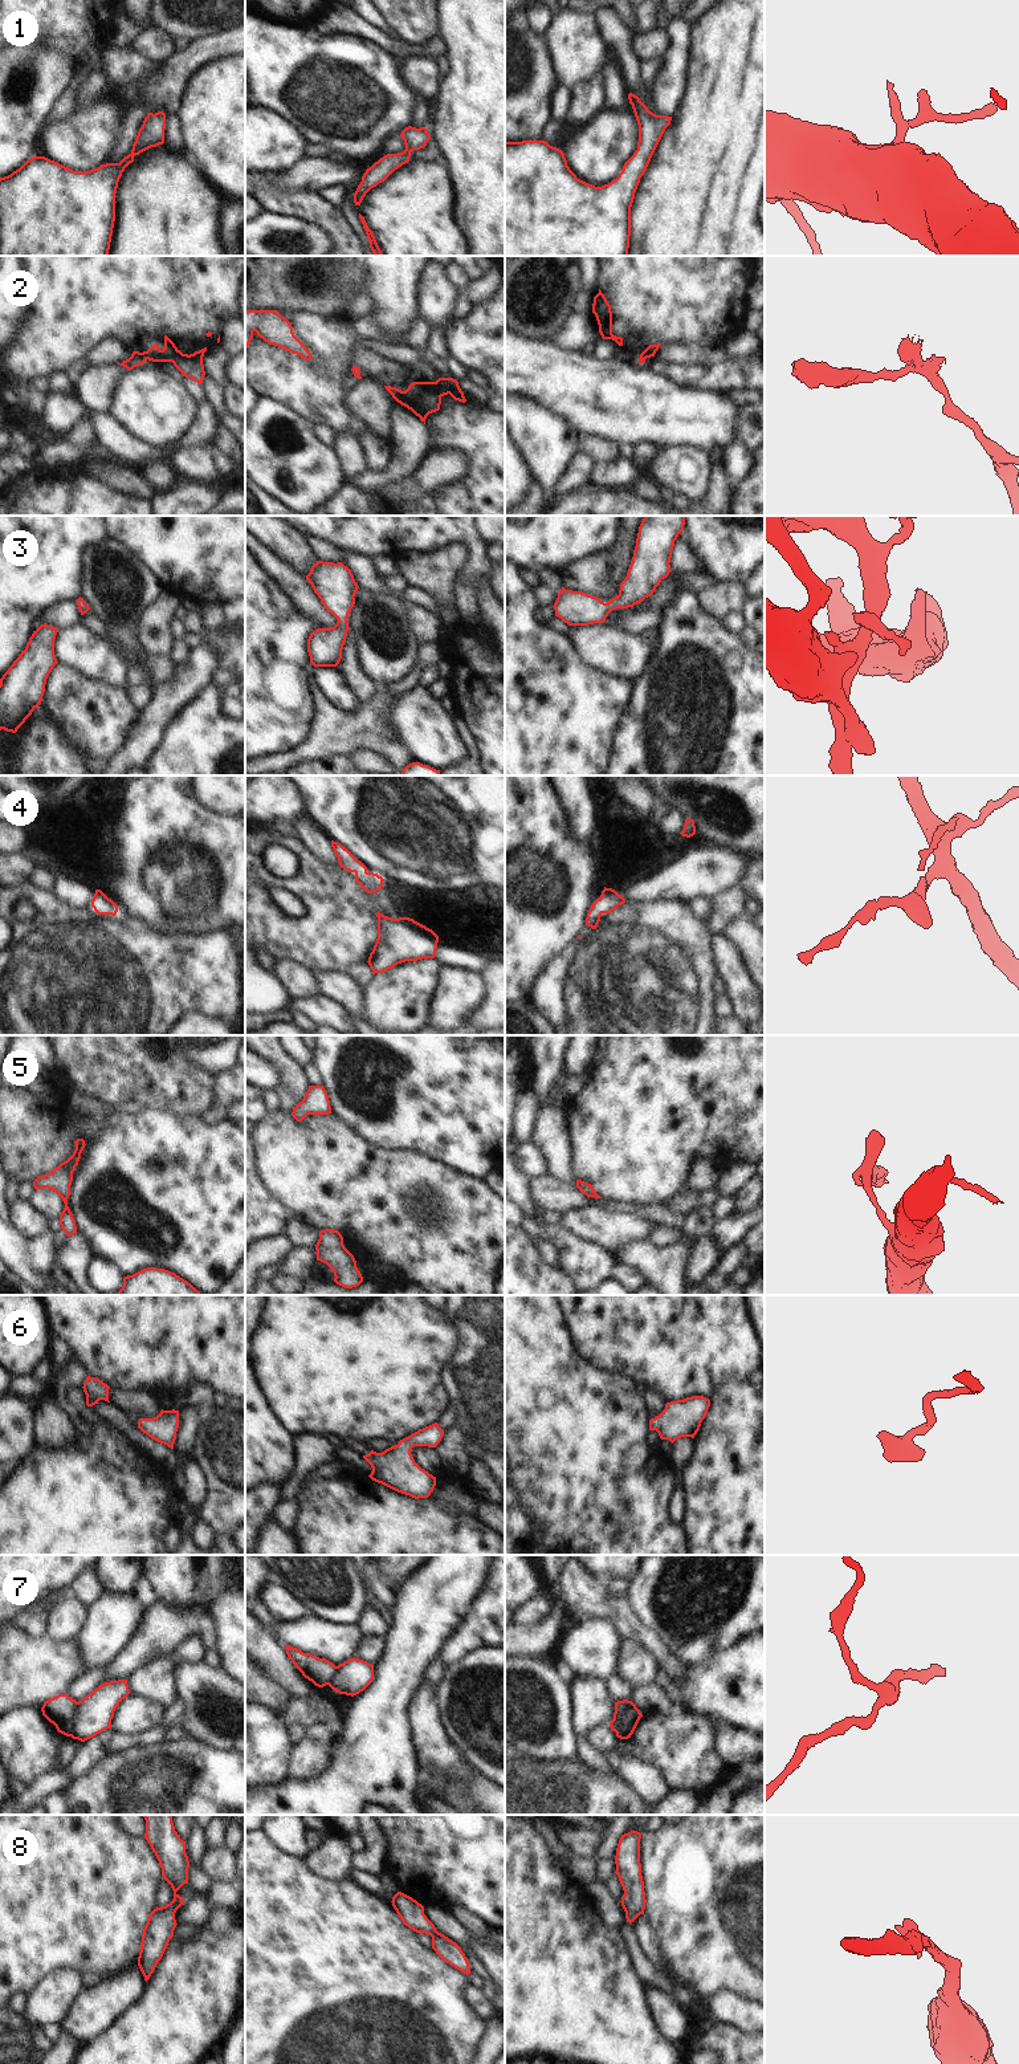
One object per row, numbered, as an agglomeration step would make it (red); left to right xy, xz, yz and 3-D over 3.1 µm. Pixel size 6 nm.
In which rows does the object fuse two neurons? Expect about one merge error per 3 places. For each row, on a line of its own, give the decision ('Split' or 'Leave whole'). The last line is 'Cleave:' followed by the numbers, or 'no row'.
1: Leave whole
2: Split
3: Leave whole
4: Leave whole
5: Leave whole
6: Leave whole
7: Split
8: Split
Cleave: 2, 7, 8.

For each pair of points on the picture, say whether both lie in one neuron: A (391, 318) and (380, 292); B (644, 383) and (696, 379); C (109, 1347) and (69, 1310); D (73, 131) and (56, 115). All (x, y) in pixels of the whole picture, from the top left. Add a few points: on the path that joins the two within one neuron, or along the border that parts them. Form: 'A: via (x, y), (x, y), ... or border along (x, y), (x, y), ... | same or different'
A: via (391, 312), (391, 302), (387, 298) | same
B: border along (645, 363), (679, 383), (702, 389) | different
C: via (100, 1338), (78, 1317) | same
D: border along (76, 105), (64, 118), (51, 122), (40, 130) | different

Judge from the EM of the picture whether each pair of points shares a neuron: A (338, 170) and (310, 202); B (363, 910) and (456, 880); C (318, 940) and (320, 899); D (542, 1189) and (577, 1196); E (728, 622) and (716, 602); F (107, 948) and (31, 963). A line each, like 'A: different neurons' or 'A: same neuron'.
A: different neurons
B: different neurons
C: same neuron
D: same neuron
E: different neurons
F: same neuron

